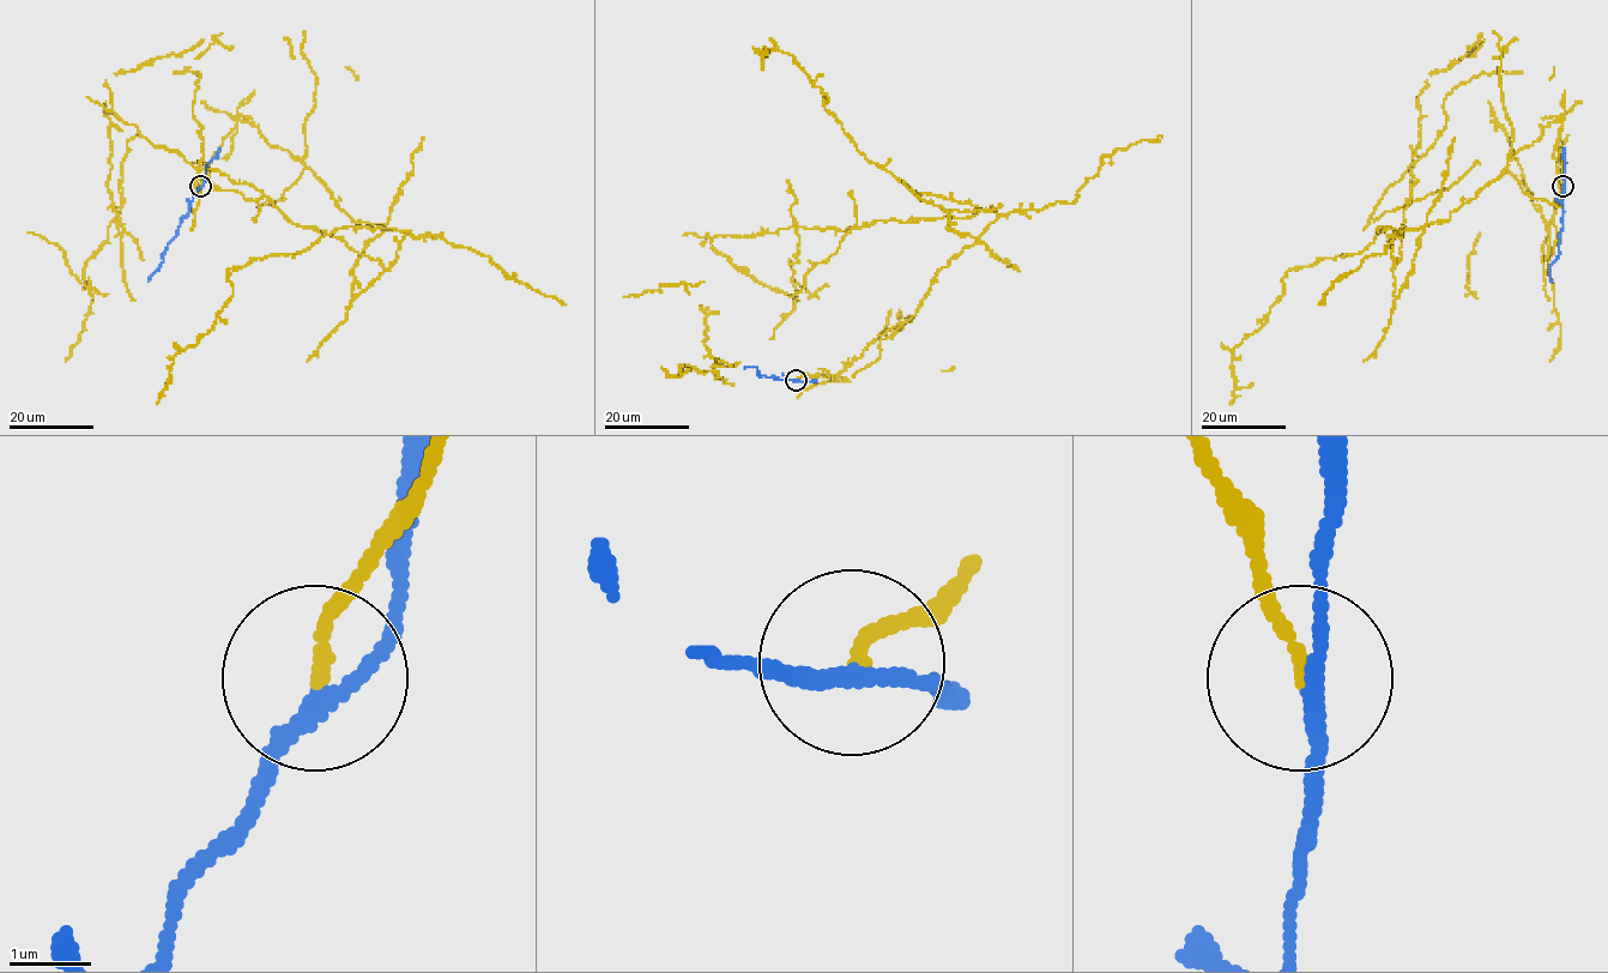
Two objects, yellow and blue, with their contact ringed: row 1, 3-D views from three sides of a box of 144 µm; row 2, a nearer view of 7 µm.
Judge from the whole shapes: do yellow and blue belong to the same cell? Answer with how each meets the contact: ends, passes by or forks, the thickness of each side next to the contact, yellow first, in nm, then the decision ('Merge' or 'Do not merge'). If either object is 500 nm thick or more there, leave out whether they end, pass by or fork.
At the ring yellow ends. At the ring blue passes by. Thickness 150 nm (yellow) against 170 nm. Do not merge

